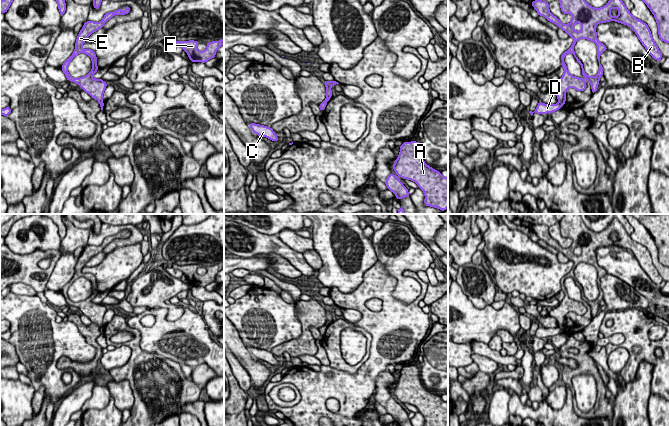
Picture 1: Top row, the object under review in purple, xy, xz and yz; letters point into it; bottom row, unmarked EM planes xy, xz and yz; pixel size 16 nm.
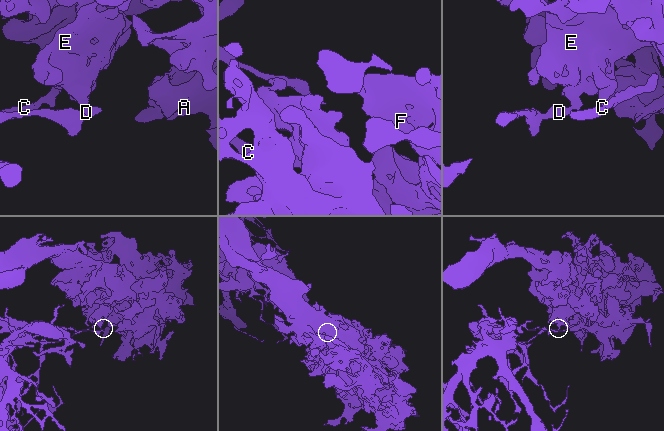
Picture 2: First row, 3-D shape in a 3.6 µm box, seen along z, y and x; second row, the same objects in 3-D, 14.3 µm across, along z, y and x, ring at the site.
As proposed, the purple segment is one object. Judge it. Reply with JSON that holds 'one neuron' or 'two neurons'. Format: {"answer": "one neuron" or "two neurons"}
{"answer": "two neurons"}

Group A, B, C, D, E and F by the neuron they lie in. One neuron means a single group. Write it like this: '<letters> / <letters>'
A B E F / C D

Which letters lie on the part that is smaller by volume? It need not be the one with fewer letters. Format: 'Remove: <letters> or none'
Remove: C, D

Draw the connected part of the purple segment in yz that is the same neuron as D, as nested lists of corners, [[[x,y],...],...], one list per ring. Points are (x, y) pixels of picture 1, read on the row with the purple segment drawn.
[[[539,102],[534,112],[543,115],[546,113],[553,113],[557,110],[560,110],[560,107],[561,106],[559,102],[557,104],[544,104],[542,102]]]

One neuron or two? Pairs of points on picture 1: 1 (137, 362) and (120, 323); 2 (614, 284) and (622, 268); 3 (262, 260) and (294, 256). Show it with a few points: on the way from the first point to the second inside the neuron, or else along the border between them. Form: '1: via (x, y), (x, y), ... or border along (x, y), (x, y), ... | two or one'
1: via (137, 351), (136, 335), (131, 330) | one
2: border along (607, 273), (620, 278), (637, 291) | two
3: border along (259, 254), (262, 255) | two

